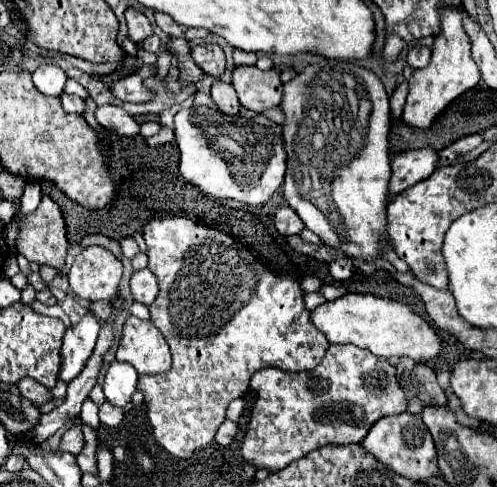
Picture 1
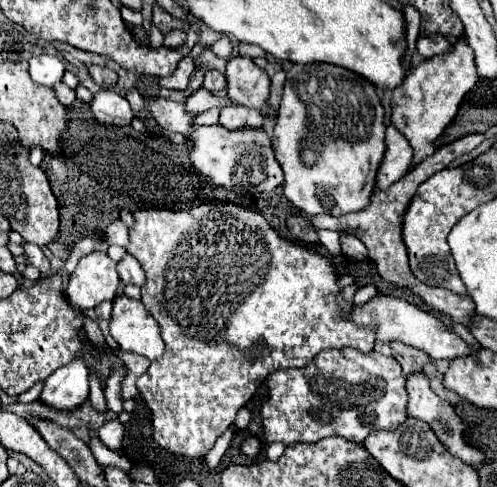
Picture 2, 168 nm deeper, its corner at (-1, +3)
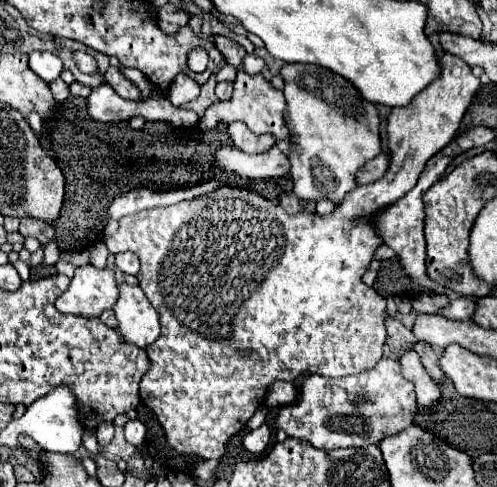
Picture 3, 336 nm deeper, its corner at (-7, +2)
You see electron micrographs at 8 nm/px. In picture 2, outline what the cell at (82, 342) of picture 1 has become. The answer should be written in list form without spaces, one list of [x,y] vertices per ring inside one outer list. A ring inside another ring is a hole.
[[[73,360],[67,366],[61,366],[57,372],[53,372],[39,394],[39,402],[63,410],[73,412],[81,408],[89,398],[89,370],[85,366],[85,360]]]

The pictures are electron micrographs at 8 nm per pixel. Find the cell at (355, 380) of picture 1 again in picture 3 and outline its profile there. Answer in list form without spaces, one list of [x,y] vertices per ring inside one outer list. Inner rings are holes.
[[[381,359],[373,369],[365,369],[357,375],[335,379],[307,375],[299,389],[299,397],[291,405],[279,409],[275,425],[289,437],[305,439],[317,449],[331,451],[337,447],[379,443],[383,437],[409,427],[415,413],[415,387],[401,375],[401,363],[397,359]]]

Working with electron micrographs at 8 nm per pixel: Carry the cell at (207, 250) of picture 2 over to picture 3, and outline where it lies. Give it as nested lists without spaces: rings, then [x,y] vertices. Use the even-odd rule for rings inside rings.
[[[445,53],[439,65],[439,77],[415,95],[407,107],[393,107],[389,115],[391,169],[379,181],[353,189],[331,215],[287,215],[277,201],[237,187],[219,187],[191,201],[123,217],[119,231],[105,239],[111,253],[127,249],[139,257],[139,287],[159,313],[161,335],[155,345],[147,347],[151,369],[141,379],[139,395],[155,411],[169,445],[177,453],[219,459],[229,437],[247,425],[275,379],[295,381],[307,373],[341,377],[361,373],[381,359],[387,337],[387,299],[361,281],[375,249],[381,245],[377,233],[373,233],[371,217],[415,187],[425,163],[455,137],[481,85],[471,67],[455,55]]]

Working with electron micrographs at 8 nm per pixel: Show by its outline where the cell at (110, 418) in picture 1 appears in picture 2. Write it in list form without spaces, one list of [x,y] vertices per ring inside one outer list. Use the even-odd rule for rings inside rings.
[[[109,420],[105,426],[99,428],[99,440],[113,452],[123,456],[123,426],[119,420]]]

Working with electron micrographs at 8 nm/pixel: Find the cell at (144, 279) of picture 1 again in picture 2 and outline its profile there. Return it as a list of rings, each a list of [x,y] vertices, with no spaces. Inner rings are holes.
[[[129,254],[117,262],[117,272],[125,284],[137,284],[137,286],[145,284],[145,272],[141,264]]]

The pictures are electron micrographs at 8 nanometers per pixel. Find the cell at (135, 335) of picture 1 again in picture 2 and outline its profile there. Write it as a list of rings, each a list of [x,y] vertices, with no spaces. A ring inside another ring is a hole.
[[[125,294],[115,296],[109,328],[121,350],[141,354],[149,360],[155,360],[163,354],[165,344],[159,324],[149,312],[145,312],[145,306],[139,300],[133,300]]]

